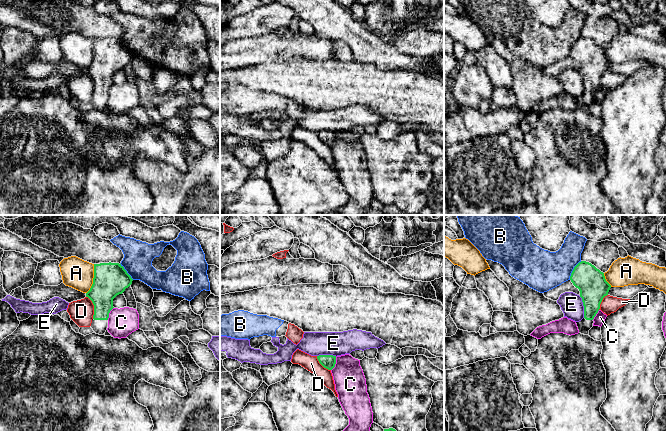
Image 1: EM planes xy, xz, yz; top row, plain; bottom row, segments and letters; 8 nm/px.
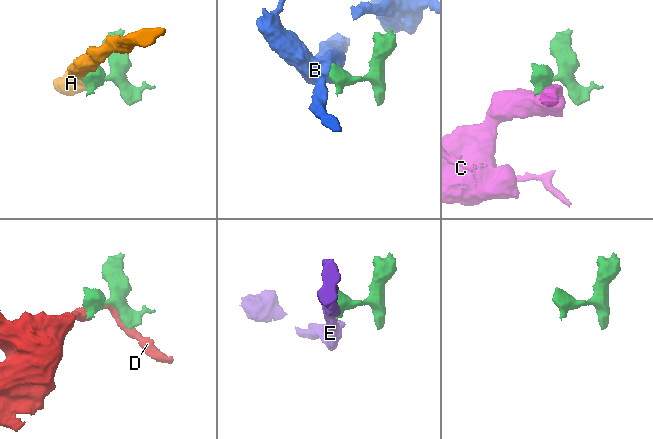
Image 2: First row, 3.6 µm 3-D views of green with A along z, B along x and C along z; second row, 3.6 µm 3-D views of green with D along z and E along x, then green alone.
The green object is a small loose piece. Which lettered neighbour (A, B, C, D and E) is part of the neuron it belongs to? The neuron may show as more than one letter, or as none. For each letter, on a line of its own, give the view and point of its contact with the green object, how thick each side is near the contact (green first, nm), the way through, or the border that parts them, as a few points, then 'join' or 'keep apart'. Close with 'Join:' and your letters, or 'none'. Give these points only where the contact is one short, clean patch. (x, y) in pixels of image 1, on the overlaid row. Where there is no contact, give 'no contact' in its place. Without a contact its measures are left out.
A: meets green in xy at (93, 279); 280 nm thick on the green side, 240 nm on the other; keep apart
B: meets green in yz at (573, 270); 240 nm thick on the green side, 320 nm on the other; border along yz (581, 261), (574, 267), (569, 279); keep apart
C: meets green in xz at (335, 363); 110 nm thick on the green side, 260 nm on the other; border along xz (336, 357), (336, 363), (331, 370); keep apart
D: meets green in xy at (94, 307); 260 nm thick on the green side, 190 nm on the other; keep apart
E: meets green in yz at (584, 307); 240 nm thick on the green side, 180 nm on the other; border along yz (579, 296), (583, 306), (584, 317); keep apart
Join: none

